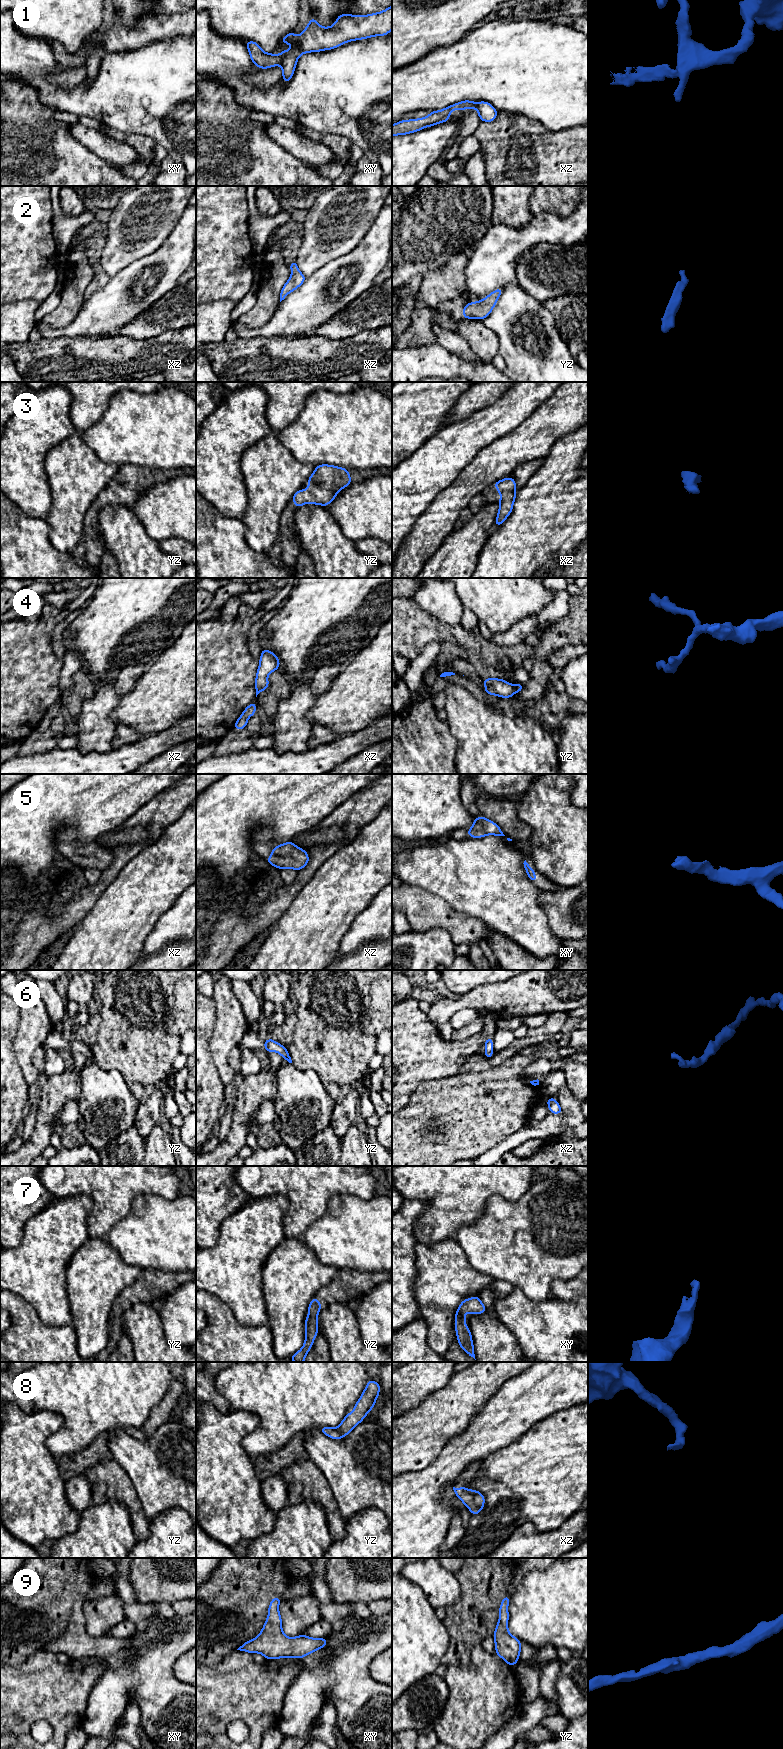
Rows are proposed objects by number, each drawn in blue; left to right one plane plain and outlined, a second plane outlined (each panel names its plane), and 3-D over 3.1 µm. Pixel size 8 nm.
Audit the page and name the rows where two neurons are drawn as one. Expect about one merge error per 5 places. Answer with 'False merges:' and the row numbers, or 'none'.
False merges: 1

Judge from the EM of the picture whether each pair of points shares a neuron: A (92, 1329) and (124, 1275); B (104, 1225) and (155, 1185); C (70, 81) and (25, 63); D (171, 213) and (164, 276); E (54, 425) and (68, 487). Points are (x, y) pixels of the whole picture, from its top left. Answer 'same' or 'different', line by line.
A: same
B: same
C: different
D: different
E: different

